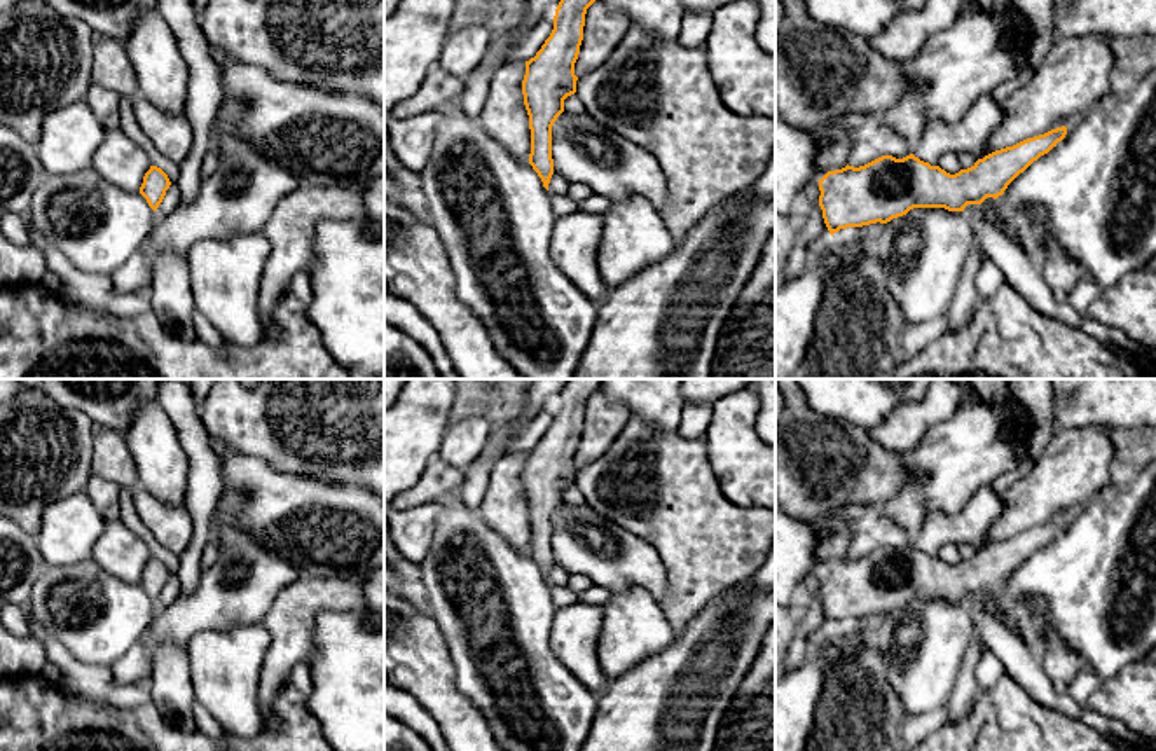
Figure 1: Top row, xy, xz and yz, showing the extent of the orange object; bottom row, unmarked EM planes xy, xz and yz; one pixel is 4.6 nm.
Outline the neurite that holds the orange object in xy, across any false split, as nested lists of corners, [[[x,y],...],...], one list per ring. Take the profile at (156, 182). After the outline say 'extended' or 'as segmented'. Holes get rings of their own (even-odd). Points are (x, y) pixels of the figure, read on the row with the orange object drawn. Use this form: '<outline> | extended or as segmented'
[[[150,166],[150,169],[143,176],[140,194],[147,199],[148,206],[155,211],[162,203],[169,185],[171,182],[161,168]]] | as segmented

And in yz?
[[[1056,127],[995,150],[955,175],[931,166],[913,154],[896,159],[882,155],[864,166],[828,171],[819,180],[819,206],[833,236],[840,229],[887,224],[913,208],[964,211],[967,204],[997,199],[1034,161],[1048,154],[1067,134]]] | as segmented

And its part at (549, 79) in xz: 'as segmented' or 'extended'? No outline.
as segmented

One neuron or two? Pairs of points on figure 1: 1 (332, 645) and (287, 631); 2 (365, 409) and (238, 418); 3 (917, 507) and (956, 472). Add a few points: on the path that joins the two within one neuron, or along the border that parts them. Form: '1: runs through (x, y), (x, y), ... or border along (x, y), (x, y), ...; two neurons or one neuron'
1: border along (343, 610), (316, 617), (315, 652), (306, 662); two neurons
2: runs through (334, 409), (320, 409), (302, 418), (269, 418); one neuron
3: runs through (926, 498), (947, 481); one neuron

